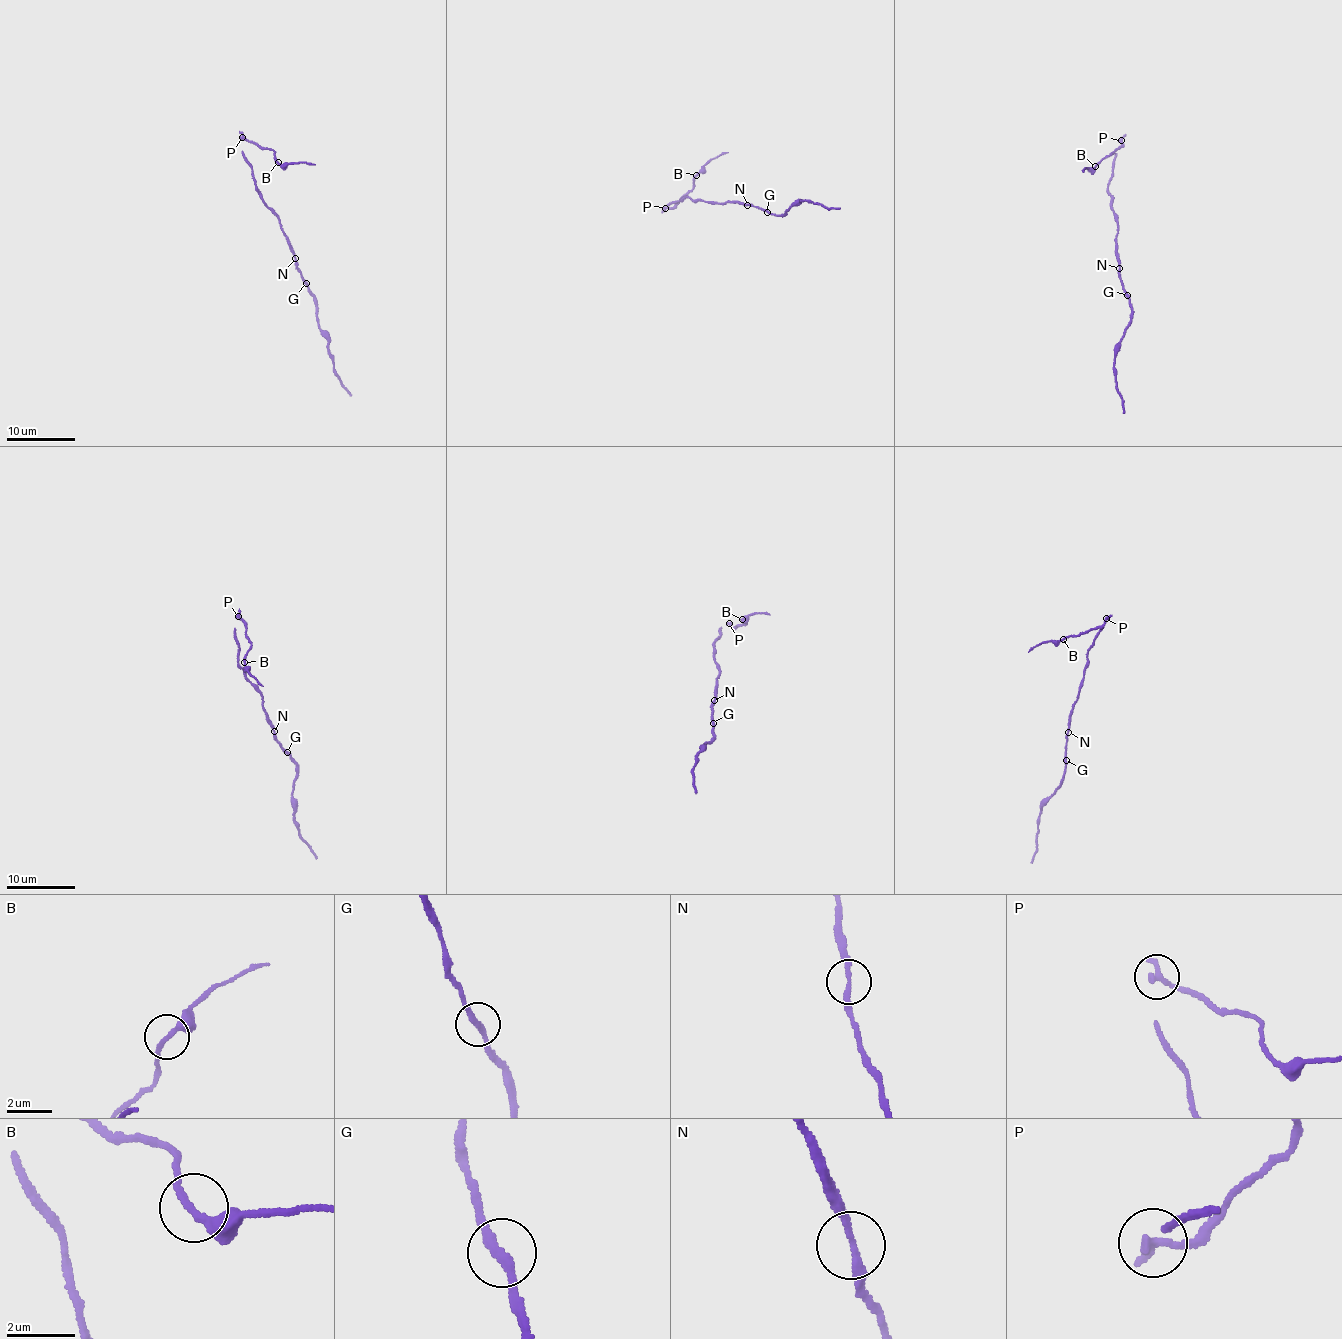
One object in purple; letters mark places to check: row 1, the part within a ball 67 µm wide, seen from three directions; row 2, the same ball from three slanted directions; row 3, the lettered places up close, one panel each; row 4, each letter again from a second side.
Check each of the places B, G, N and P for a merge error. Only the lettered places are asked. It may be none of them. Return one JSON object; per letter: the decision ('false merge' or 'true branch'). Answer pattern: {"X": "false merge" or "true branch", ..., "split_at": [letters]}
{"B": "true branch", "G": "true branch", "N": "true branch", "P": "false merge", "split_at": ["P"]}

